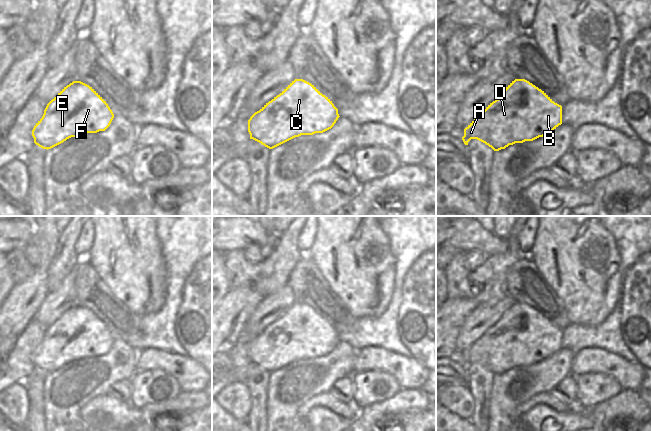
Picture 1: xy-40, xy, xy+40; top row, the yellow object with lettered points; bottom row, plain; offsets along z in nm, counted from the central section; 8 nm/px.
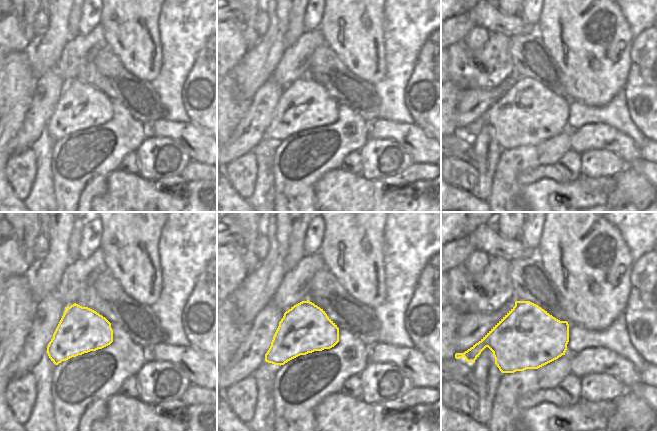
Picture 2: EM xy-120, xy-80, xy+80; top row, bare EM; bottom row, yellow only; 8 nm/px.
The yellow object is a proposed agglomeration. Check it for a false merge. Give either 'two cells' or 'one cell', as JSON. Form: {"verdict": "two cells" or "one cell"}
{"verdict": "one cell"}

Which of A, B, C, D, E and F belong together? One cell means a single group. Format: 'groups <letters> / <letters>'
groups A B C D E F

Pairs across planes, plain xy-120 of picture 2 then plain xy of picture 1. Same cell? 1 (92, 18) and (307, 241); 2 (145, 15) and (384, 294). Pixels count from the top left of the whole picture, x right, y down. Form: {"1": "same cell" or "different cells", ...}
{"1": "same cell", "2": "same cell"}

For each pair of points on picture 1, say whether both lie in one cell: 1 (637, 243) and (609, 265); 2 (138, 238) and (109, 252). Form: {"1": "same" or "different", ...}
{"1": "different", "2": "same"}

